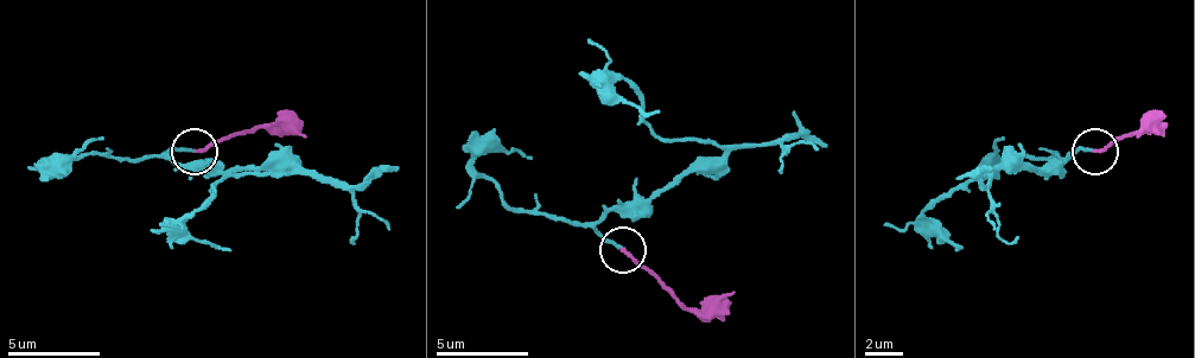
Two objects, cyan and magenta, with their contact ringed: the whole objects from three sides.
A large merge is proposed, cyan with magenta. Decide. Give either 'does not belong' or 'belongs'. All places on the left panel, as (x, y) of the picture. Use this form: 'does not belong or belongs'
belongs

